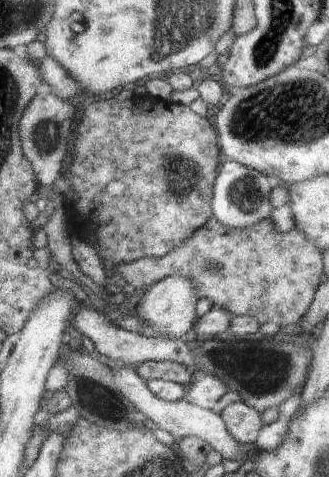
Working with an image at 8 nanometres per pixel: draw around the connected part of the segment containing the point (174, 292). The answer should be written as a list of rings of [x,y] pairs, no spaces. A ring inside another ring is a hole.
[[[173,276],[155,283],[148,289],[137,305],[138,316],[149,324],[150,337],[154,338],[185,338],[194,328],[198,320],[198,302],[200,294],[196,282],[186,276]]]

